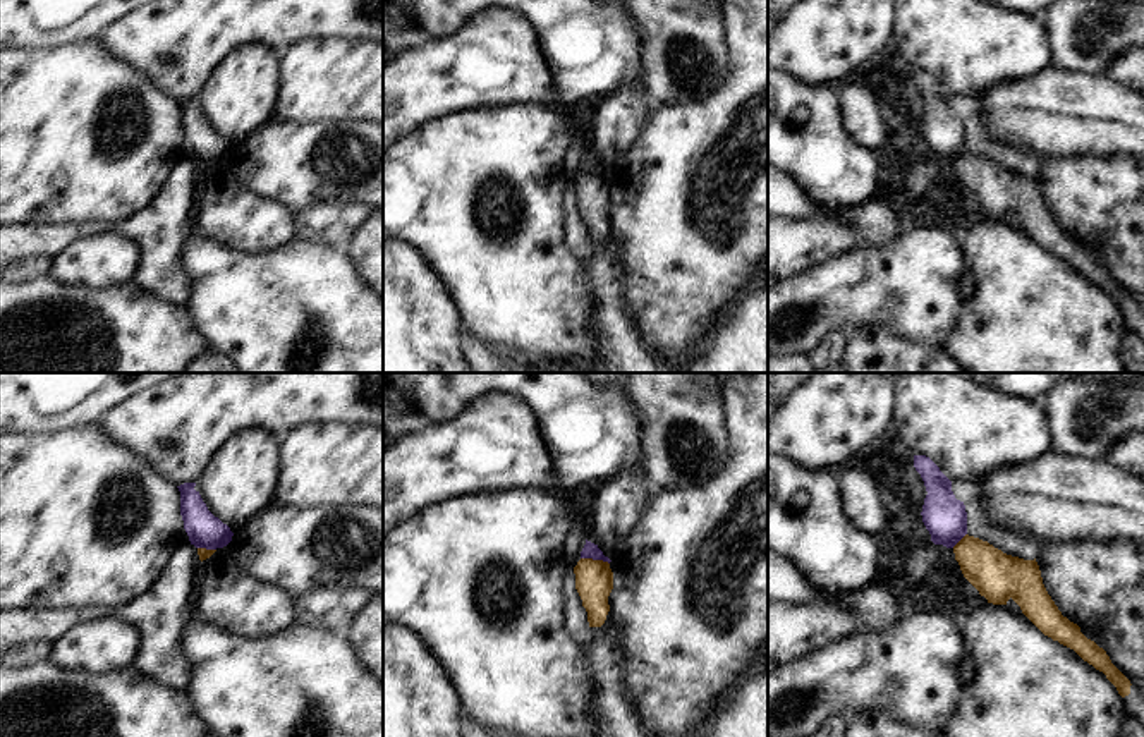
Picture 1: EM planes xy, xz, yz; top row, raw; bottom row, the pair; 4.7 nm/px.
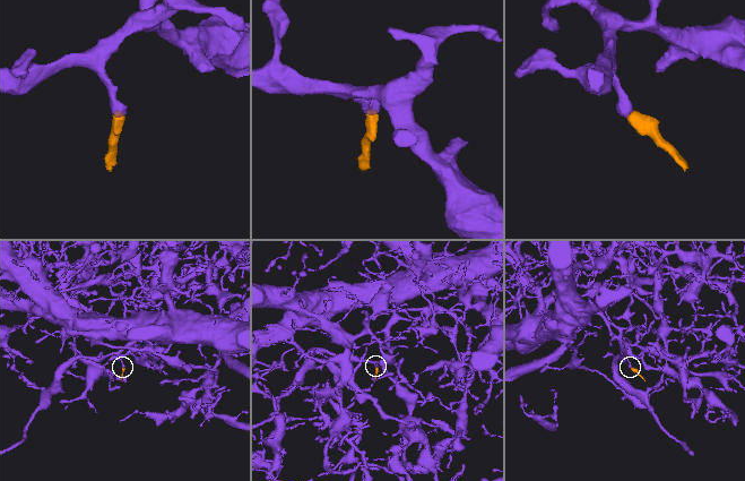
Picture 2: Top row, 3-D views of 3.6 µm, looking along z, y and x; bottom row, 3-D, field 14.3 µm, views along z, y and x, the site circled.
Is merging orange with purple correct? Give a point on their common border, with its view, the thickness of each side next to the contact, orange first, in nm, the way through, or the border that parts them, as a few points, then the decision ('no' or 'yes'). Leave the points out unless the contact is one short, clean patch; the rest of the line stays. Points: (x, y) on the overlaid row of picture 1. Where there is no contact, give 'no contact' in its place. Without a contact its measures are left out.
contact xz (595, 560); calibres 180 and 70 nm; border xz (581, 557), (608, 564); no

